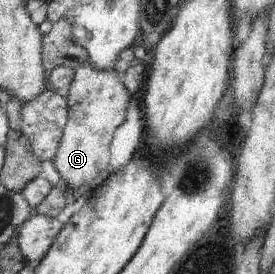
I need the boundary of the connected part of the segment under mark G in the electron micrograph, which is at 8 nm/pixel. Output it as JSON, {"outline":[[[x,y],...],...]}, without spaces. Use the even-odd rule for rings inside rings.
{"outline":[[[86,62],[75,70],[75,75],[73,76],[73,81],[66,98],[69,110],[67,114],[67,123],[63,128],[56,156],[54,156],[51,161],[56,172],[60,174],[61,180],[67,184],[68,189],[74,190],[76,196],[81,193],[80,201],[92,195],[93,190],[96,190],[96,188],[102,185],[103,181],[110,176],[107,171],[109,170],[109,162],[111,159],[111,140],[113,139],[116,128],[126,120],[126,108],[130,101],[130,97],[131,94],[124,86],[121,74],[115,69],[107,71],[98,70],[89,62]]]}

